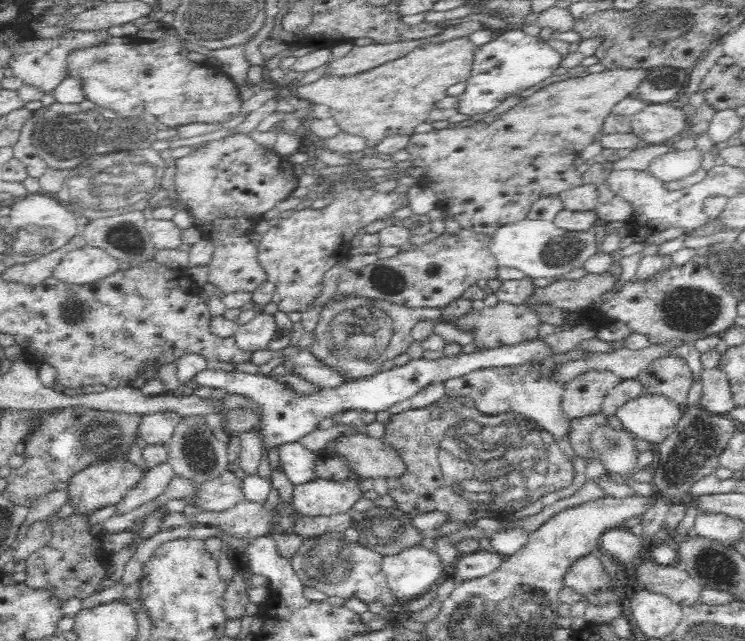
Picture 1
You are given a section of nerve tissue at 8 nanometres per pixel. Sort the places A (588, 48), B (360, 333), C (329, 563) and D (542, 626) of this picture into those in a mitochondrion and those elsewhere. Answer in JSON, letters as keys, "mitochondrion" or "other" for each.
{"A":"other","B":"mitochondrion","C":"mitochondrion","D":"mitochondrion"}

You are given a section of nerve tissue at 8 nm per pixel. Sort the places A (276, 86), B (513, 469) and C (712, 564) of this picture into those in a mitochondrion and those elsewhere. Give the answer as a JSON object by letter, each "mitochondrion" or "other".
{"A":"other","B":"mitochondrion","C":"mitochondrion"}

